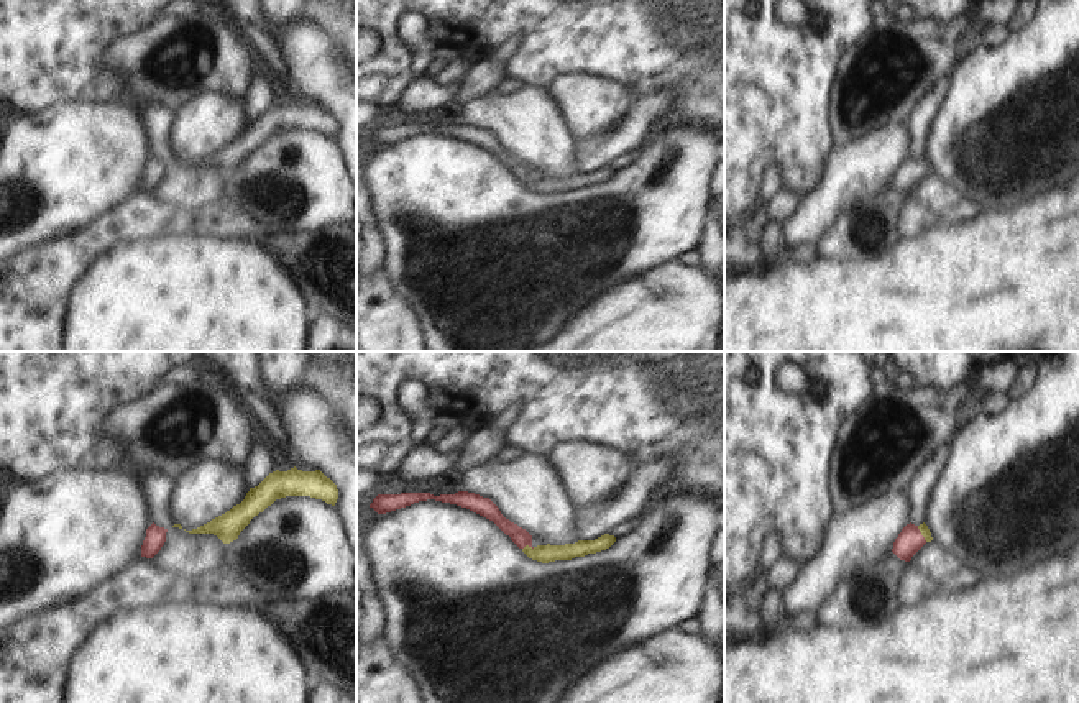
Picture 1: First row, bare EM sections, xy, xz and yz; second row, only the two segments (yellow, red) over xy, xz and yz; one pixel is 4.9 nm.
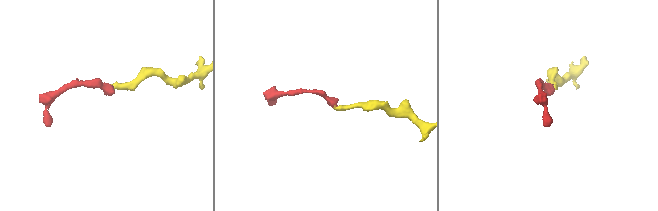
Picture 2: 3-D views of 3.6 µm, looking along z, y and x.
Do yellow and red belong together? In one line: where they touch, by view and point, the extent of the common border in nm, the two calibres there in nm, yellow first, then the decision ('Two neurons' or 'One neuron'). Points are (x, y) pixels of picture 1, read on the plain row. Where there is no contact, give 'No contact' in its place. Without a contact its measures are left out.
Touches yellow at xz (528, 178). Shared border 60 nm. Thickness 90 nm (yellow) against 90 nm. One neuron.

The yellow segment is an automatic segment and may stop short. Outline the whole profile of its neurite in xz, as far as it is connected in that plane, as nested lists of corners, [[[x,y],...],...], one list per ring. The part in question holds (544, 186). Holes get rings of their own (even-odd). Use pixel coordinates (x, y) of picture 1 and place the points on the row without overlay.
[[[468,123],[440,128],[434,128],[430,125],[378,126],[370,140],[373,140],[378,146],[386,146],[427,131],[457,136],[493,153],[529,191],[542,195],[572,192],[575,189],[596,186],[609,181],[616,174],[614,168],[604,166],[595,172],[578,172],[575,176],[565,177],[547,176],[534,179],[532,168],[526,161],[506,151],[489,130],[483,130]]]

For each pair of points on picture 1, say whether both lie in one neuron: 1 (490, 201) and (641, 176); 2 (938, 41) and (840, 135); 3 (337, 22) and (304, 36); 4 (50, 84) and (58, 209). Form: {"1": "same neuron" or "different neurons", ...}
{"1": "same neuron", "2": "same neuron", "3": "different neurons", "4": "different neurons"}

